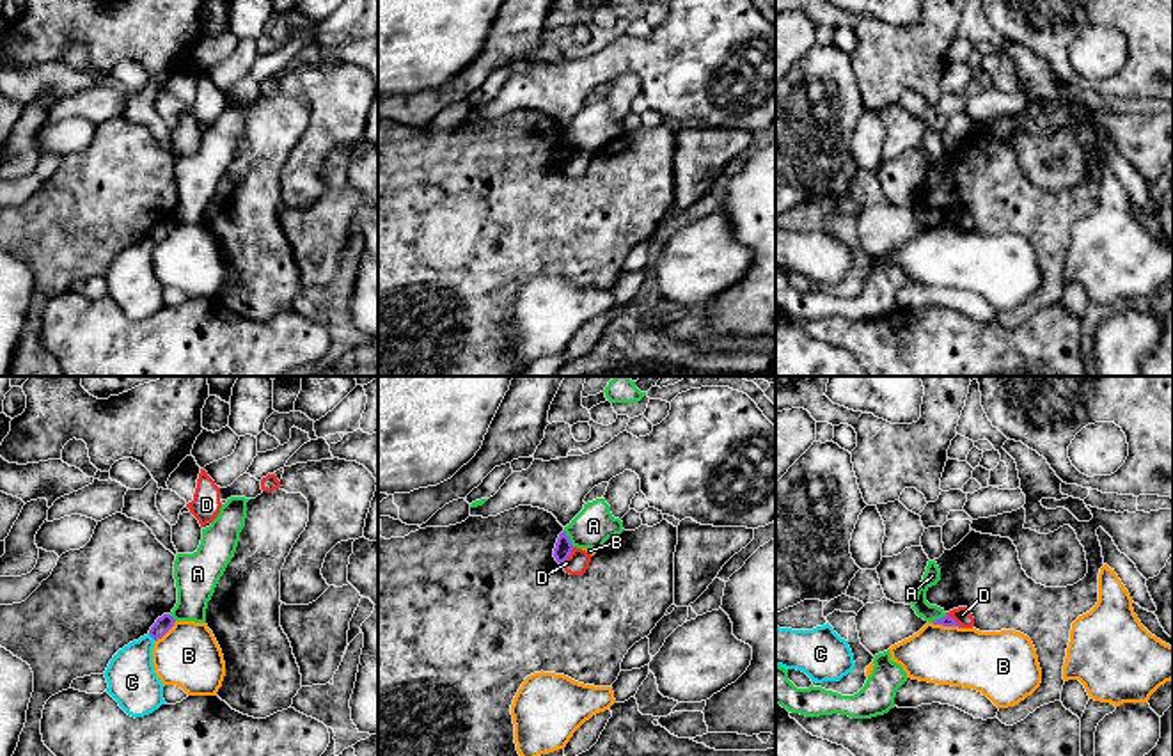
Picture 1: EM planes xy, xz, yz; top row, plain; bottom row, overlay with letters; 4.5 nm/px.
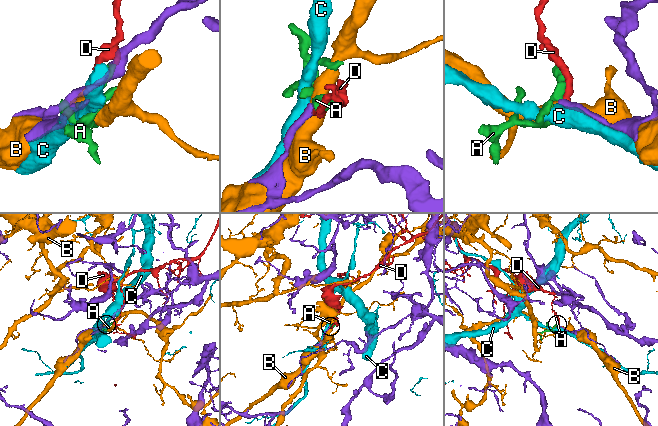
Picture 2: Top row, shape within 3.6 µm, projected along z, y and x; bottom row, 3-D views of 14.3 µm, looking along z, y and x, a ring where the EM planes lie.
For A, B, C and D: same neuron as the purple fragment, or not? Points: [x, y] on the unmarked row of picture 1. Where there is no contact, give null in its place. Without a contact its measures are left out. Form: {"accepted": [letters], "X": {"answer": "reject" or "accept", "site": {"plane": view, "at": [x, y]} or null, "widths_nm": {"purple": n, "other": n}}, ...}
{"accepted": [], "A": {"answer": "reject", "site": {"plane": "xz", "at": [568, 141]}, "widths_nm": {"purple": 80, "other": 180}}, "B": {"answer": "reject", "site": {"plane": "yz", "at": [948, 228]}, "widths_nm": {"purple": 50, "other": 280}}, "C": {"answer": "reject", "site": {"plane": "xy", "at": [151, 238]}, "widths_nm": {"purple": 70, "other": 220}}, "D": {"answer": "reject", "site": {"plane": "xz", "at": [568, 158]}, "widths_nm": {"purple": 80, "other": 100}}}

